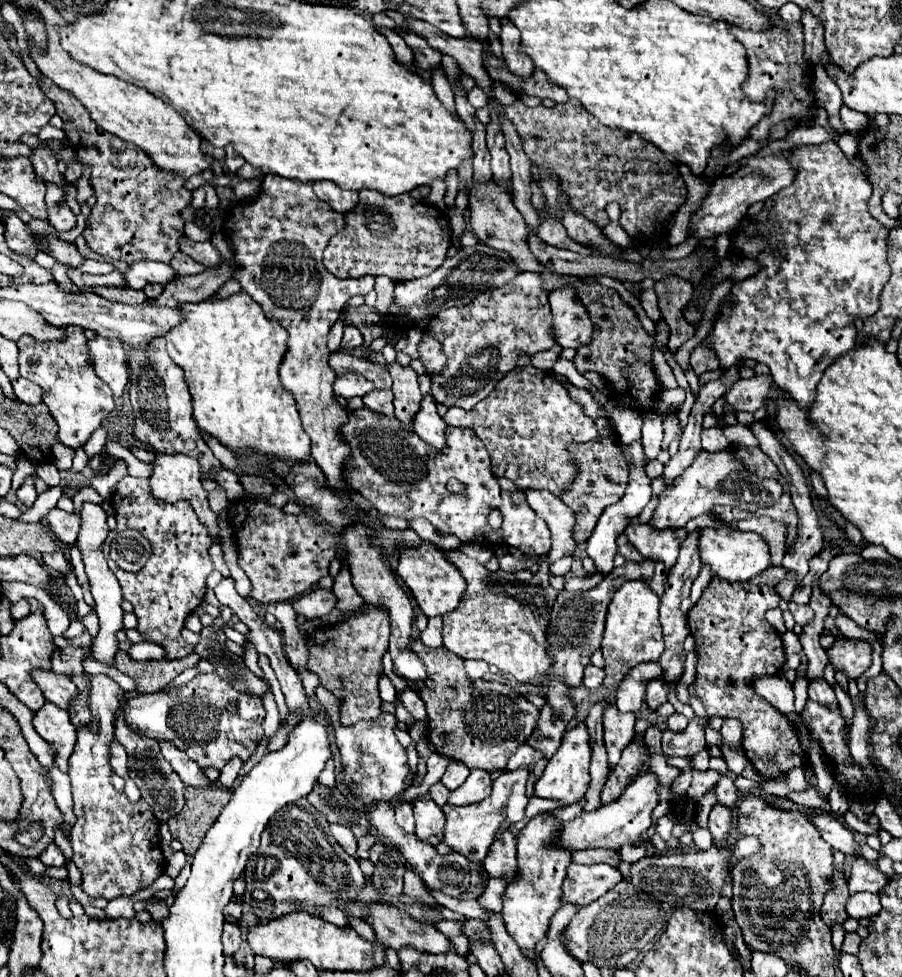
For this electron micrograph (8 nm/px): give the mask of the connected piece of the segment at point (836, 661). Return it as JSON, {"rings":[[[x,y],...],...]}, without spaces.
{"rings":[[[839,638],[827,648],[829,662],[835,672],[845,672],[849,680],[857,680],[871,666],[871,644],[857,638]]]}

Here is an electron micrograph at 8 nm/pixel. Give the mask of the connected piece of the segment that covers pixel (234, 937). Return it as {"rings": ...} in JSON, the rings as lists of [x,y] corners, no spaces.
{"rings":[[[225,922],[225,926],[223,926],[223,950],[225,950],[225,954],[233,956],[239,950],[239,944],[241,944],[239,926],[231,924],[231,922]]]}

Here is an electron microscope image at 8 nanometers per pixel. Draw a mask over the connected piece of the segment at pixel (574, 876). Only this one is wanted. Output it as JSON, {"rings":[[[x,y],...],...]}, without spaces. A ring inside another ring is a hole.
{"rings":[[[571,864],[569,876],[563,882],[563,902],[575,902],[581,906],[591,904],[603,896],[603,892],[611,890],[617,882],[621,882],[621,874],[609,864]]]}

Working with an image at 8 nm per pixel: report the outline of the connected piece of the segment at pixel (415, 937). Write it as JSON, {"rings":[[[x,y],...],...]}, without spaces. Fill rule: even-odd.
{"rings":[[[373,902],[369,904],[367,912],[369,924],[383,946],[391,946],[395,950],[409,946],[425,954],[455,952],[447,936],[443,936],[435,926],[415,922],[405,910],[399,910],[397,906]]]}

